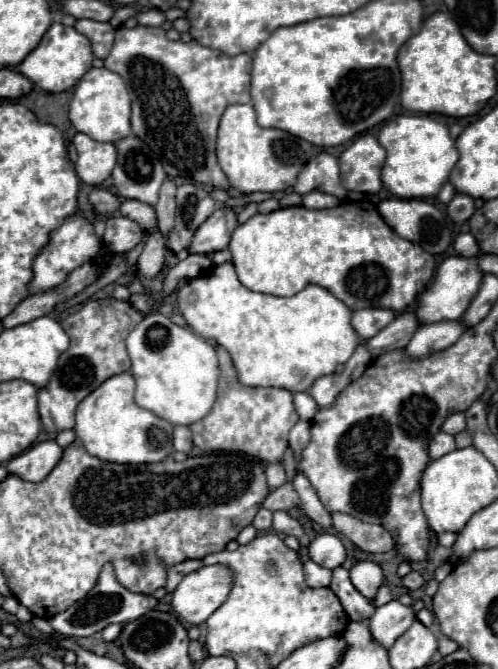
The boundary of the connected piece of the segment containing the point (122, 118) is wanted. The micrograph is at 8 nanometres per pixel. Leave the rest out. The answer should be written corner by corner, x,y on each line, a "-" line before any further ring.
99,67
87,71
81,77
73,93
73,99
69,103
69,119
77,131
95,137
95,141
119,143
123,137
131,133
129,117
131,117
131,97
127,93
123,79
117,73

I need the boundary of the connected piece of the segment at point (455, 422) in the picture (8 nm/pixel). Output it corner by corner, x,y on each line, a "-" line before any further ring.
453,413
453,415
449,415
447,421
443,423
441,431
451,433
451,435
457,435
459,431
465,429
465,425
467,425
467,421
465,421
465,413

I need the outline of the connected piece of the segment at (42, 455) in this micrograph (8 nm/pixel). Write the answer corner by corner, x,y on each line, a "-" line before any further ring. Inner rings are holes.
41,441
27,449
25,453
13,457
7,463
7,471
11,475
17,475
25,481
43,481
47,473
59,463
59,457
63,455
63,449
55,441

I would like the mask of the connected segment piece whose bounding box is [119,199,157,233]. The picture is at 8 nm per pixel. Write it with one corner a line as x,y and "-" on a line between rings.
125,199
119,207
121,215
137,221
141,225
141,229
145,233
151,233
151,229
157,229
157,215
155,215
155,209
147,203
141,203
141,201
131,201
131,199

